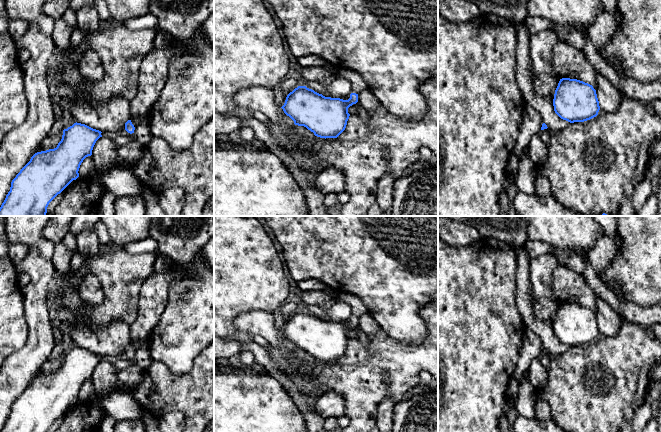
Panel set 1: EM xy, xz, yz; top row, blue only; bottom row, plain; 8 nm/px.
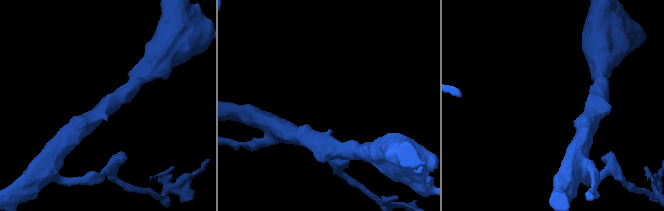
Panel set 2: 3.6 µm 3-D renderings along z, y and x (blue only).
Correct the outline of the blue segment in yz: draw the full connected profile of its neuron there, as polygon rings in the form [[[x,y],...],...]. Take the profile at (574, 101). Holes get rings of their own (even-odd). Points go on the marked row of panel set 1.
[[[562,78],[555,90],[555,113],[570,123],[584,122],[598,115],[600,110],[596,90],[577,79]]]

